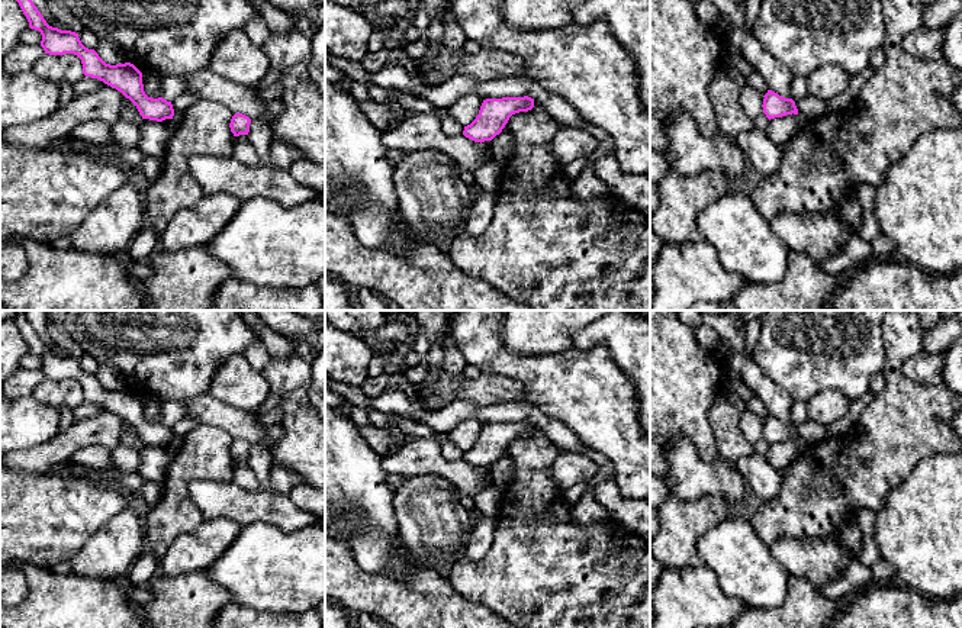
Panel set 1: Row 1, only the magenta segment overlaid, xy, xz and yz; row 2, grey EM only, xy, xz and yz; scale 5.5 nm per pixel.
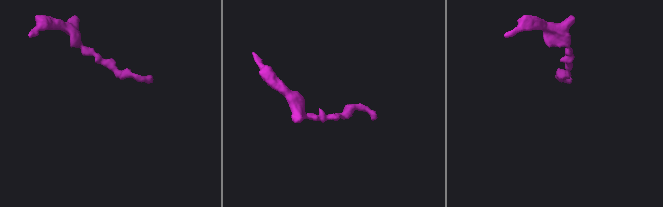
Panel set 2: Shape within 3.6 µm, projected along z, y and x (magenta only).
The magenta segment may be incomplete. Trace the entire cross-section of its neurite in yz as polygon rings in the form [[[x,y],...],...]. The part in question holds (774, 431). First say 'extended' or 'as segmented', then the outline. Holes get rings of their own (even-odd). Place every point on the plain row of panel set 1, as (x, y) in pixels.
as segmented; [[[768,415],[768,418],[763,422],[765,424],[762,432],[763,432],[763,438],[769,445],[792,438],[798,439],[798,434],[792,424],[781,422],[778,418],[772,415]]]

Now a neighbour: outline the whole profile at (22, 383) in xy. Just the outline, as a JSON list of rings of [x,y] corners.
[[[17,370],[1,383],[3,396],[10,399],[29,396],[44,379],[45,376],[41,370]]]

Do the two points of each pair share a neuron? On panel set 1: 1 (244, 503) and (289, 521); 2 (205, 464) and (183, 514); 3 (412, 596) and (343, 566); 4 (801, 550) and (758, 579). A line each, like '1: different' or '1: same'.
1: same
2: same
3: same
4: different

